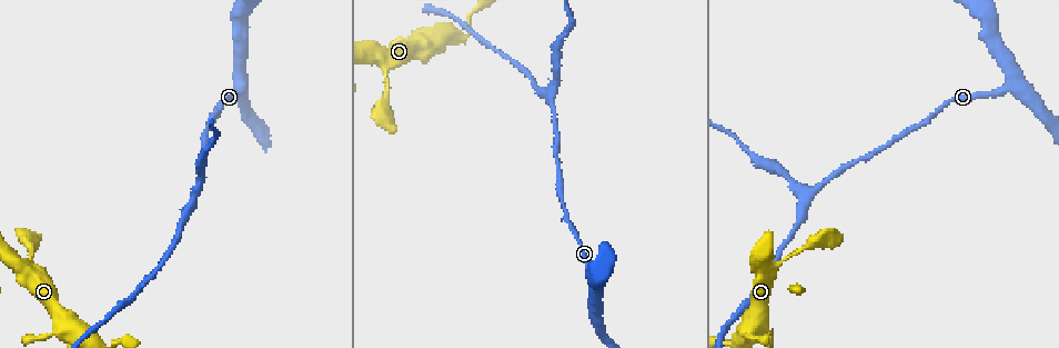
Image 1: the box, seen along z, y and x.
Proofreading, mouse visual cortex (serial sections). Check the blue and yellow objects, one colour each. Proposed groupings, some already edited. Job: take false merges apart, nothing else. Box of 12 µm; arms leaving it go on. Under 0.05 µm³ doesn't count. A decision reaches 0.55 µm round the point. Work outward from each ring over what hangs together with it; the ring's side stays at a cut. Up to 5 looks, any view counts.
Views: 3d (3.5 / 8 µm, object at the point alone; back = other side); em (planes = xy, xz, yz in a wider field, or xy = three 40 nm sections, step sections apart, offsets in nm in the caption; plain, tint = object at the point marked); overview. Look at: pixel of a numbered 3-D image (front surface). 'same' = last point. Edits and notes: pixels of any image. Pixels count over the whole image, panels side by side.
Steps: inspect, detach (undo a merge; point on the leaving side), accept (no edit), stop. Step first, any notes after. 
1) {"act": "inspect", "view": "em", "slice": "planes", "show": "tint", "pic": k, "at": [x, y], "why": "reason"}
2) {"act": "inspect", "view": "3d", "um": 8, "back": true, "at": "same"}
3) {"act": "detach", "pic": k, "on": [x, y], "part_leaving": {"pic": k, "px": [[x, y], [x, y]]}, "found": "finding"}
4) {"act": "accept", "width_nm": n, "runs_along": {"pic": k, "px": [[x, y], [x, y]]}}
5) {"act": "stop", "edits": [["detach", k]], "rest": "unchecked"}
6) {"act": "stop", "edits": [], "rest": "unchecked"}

{"act": "inspect", "view": "3d", "um": 3.5, "pic": 1, "at": [58, 332], "why": "sudden change in width"}

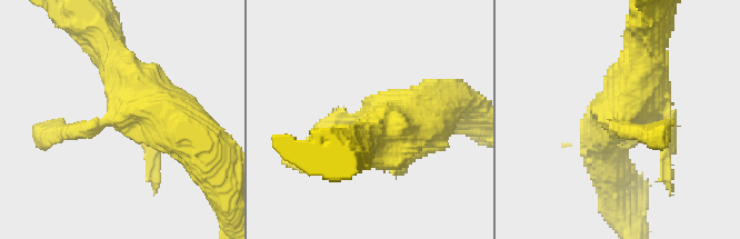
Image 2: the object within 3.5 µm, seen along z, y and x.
{"act": "inspect", "view": "em", "slice": "xy", "step": 5, "show": "tint", "pic": 2, "at": [623, 113]}

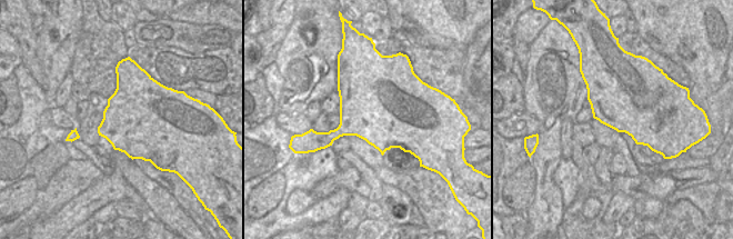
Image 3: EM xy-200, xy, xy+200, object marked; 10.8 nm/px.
{"act": "accept", "width_nm": 900, "runs_along": {"pic": 2, "px": [[100, 35], [123, 82], [192, 140]]}, "found": "one cell here"}

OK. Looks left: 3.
{"act": "inspect", "view": "3d", "um": 8, "pic": 1, "at": [387, 67], "why": "thick turns thin"}

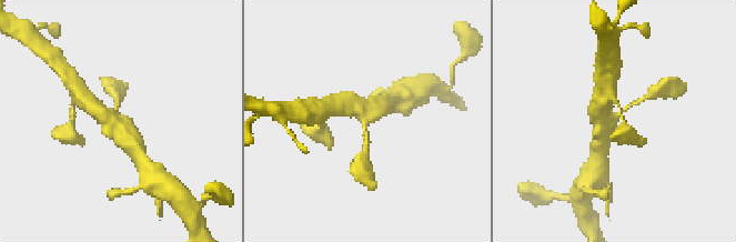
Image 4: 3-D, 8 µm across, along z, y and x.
{"act": "inspect", "view": "3d", "um": 3.5, "pic": 4, "at": [617, 118], "why": "closer look"}

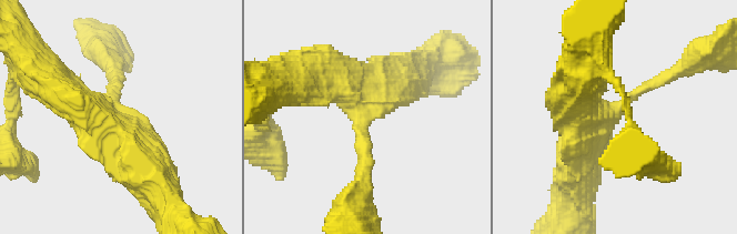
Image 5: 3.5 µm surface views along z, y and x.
{"act": "inspect", "view": "em", "slice": "xy", "step": 1, "show": "tint", "pic": 5, "at": [613, 109], "arms": 3, "arm_widths_nm": [150, 500, 500], "why": "shape alone is not enough"}

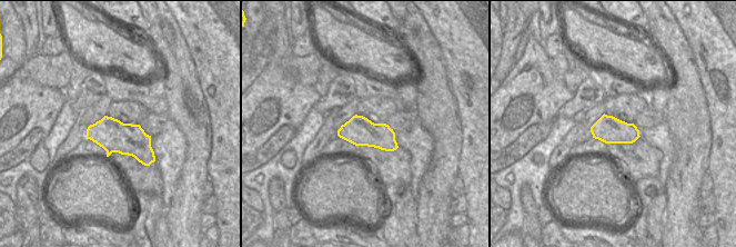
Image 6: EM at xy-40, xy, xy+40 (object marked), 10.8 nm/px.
{"act": "accept", "width_nm": 320, "runs_along": {"pic": 5, "px": [[574, 172], [603, 120], [674, 72]]}, "found": "all the same cell"}

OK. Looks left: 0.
{"act": "stop", "edits": [], "rest": "unchecked"}

